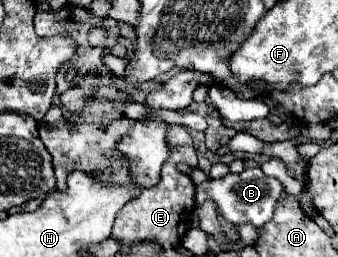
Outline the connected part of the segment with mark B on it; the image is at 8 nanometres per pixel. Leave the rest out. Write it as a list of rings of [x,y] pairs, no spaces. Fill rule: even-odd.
[[[247,168],[241,174],[227,174],[221,180],[207,180],[207,194],[219,206],[223,218],[233,226],[249,222],[259,228],[273,218],[273,208],[281,194],[281,182],[265,176],[261,168]]]

